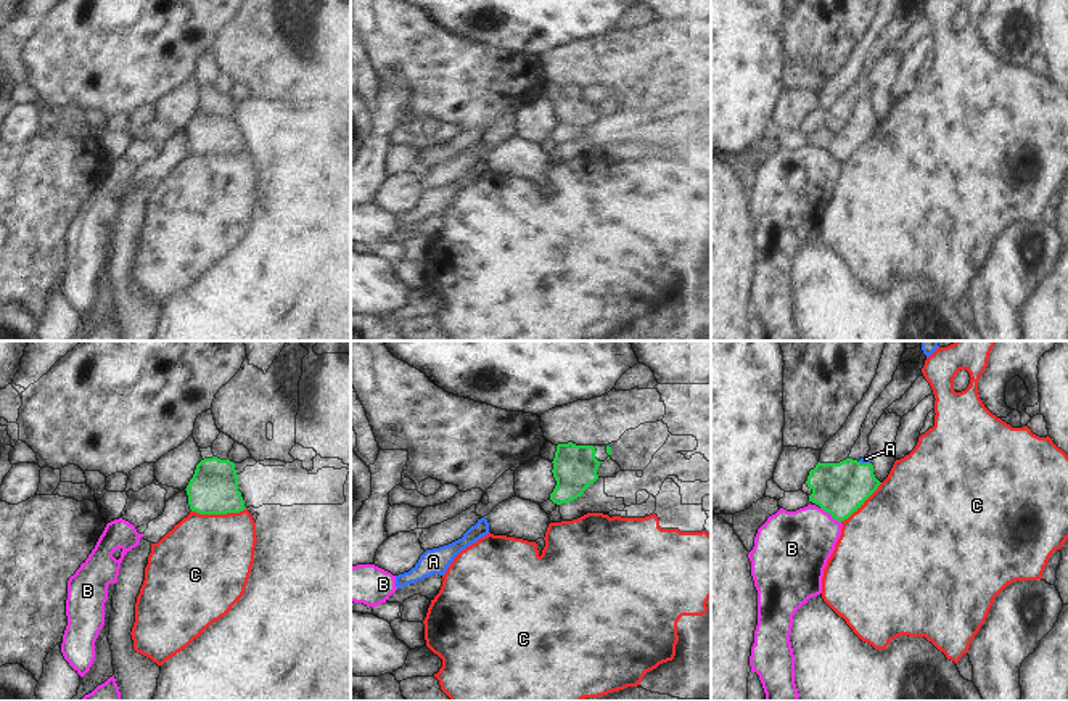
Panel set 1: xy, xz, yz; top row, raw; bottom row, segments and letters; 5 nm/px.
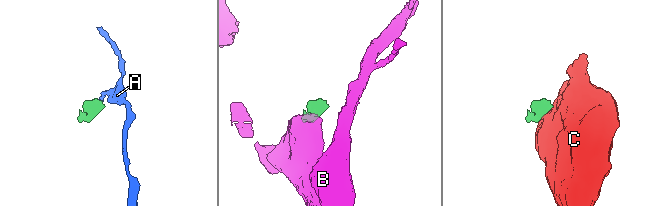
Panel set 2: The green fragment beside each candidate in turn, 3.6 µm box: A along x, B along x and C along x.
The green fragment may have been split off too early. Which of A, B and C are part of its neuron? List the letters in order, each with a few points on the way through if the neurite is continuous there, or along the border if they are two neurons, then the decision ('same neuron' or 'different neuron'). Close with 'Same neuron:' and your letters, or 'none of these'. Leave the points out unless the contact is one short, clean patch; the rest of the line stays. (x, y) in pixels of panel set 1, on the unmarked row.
A: same neuron
B: along yz (821, 147), (840, 163) | different neuron
C: along xy (246, 148), (237, 153), (192, 151) | different neuron
Same neuron: A

